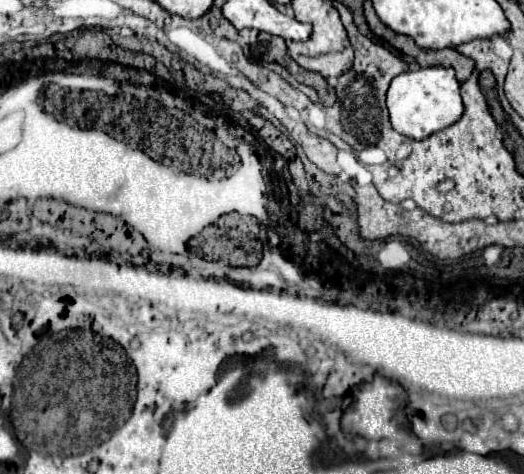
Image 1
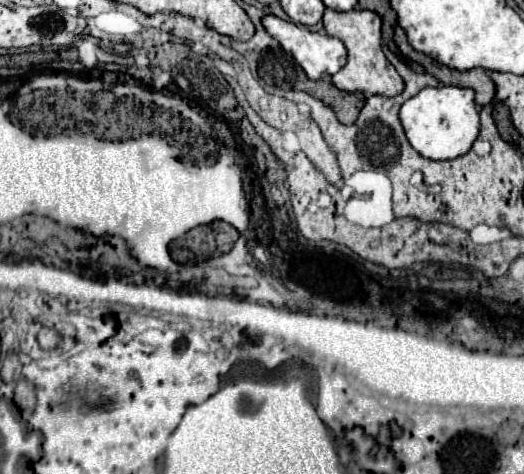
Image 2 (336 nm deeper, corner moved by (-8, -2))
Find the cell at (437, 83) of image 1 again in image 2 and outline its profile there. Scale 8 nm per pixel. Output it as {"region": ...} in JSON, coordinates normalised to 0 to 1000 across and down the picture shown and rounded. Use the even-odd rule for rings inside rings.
{"region":[[[866,179],[809,184],[802,196],[782,205],[763,226],[763,255],[782,306],[805,331],[828,335],[828,340],[866,335],[874,327],[885,327],[889,319],[897,319],[916,276],[905,192],[889,184],[866,184]]]}

